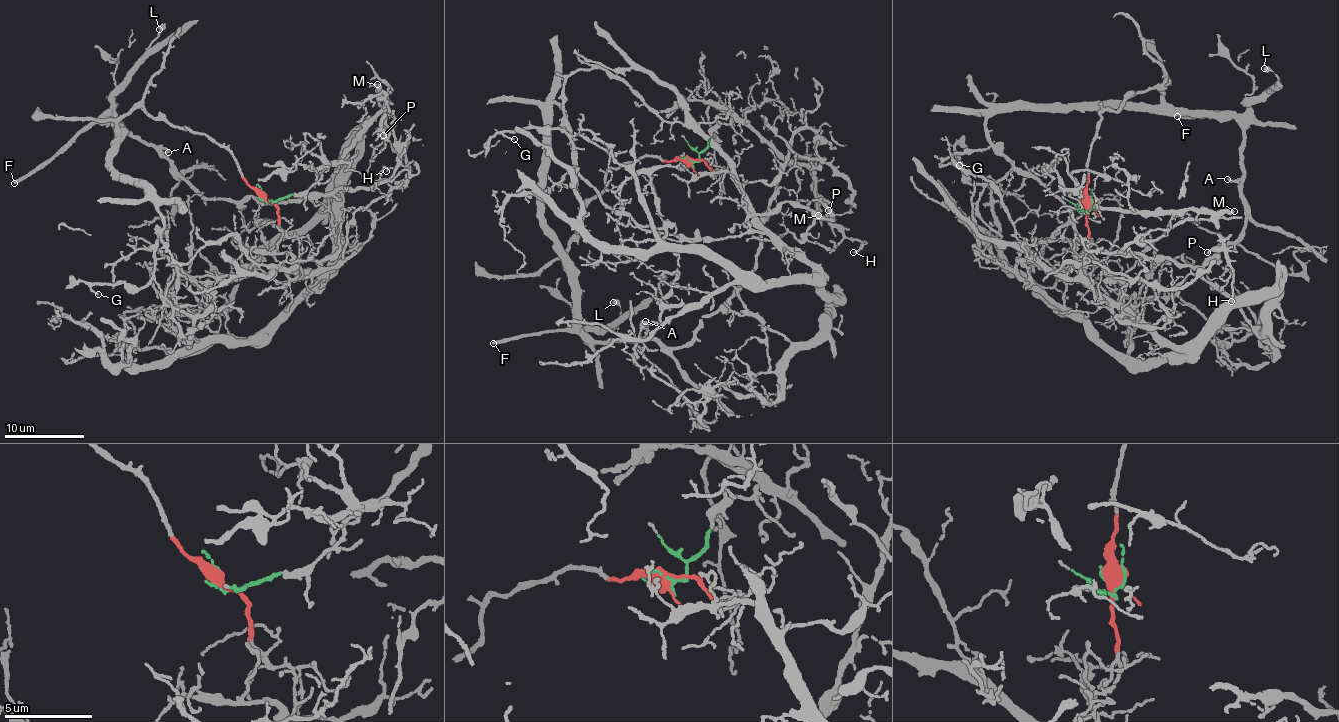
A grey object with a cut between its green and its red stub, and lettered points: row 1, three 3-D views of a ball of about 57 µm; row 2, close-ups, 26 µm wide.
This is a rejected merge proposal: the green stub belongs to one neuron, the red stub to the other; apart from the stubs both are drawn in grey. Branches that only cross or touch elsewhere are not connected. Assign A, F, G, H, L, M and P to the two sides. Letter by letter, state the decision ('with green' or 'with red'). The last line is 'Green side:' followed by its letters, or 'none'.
A: with red
F: with red
G: with red
H: with green
L: with red
M: with green
P: with green
Green side: H, M, P

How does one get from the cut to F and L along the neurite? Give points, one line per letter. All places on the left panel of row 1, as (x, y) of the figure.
F: (266, 199), (234, 156), (203, 133), (141, 106), (120, 127), (109, 118), (84, 125), (15, 183)
L: (266, 199), (203, 133), (141, 106), (120, 127), (107, 116), (159, 29)

